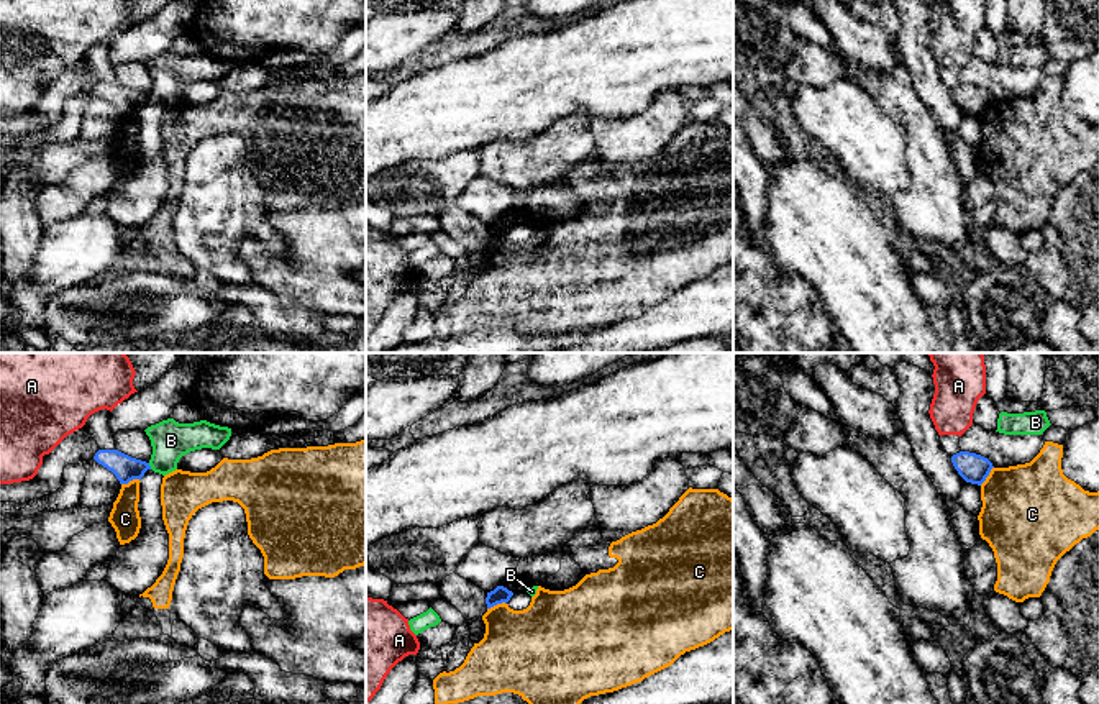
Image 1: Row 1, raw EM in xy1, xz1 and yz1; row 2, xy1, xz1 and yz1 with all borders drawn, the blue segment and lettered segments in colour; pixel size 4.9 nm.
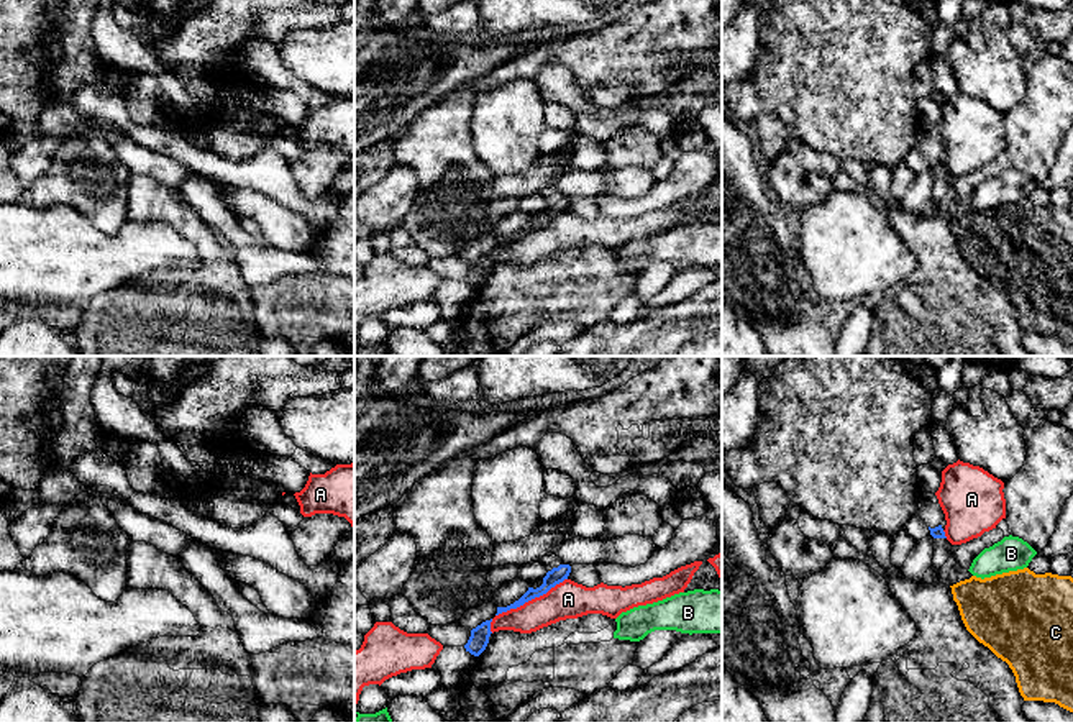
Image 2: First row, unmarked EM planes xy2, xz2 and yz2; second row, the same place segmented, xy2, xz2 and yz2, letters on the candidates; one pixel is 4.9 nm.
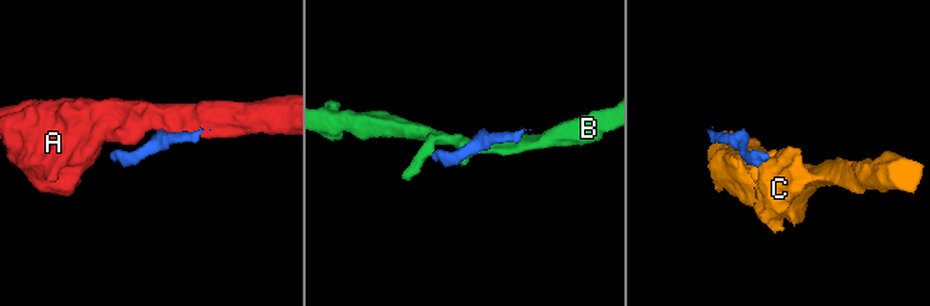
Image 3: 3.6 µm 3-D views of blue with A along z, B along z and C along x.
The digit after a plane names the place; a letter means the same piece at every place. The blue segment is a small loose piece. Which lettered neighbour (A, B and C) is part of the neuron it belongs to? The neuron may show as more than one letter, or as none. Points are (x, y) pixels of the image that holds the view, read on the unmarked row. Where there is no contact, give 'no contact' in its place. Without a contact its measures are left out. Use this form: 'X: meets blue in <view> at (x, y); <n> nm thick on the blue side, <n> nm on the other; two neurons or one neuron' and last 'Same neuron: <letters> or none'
A: meets blue in xz2 at (530, 232); 80 nm thick on the blue side, 190 nm on the other; two neurons
B: meets blue in xy1 at (150, 99); 120 nm thick on the blue side, 190 nm on the other; two neurons
C: meets blue in xy1 at (130, 112); 120 nm thick on the blue side, 150 nm on the other; two neurons
Same neuron: none

